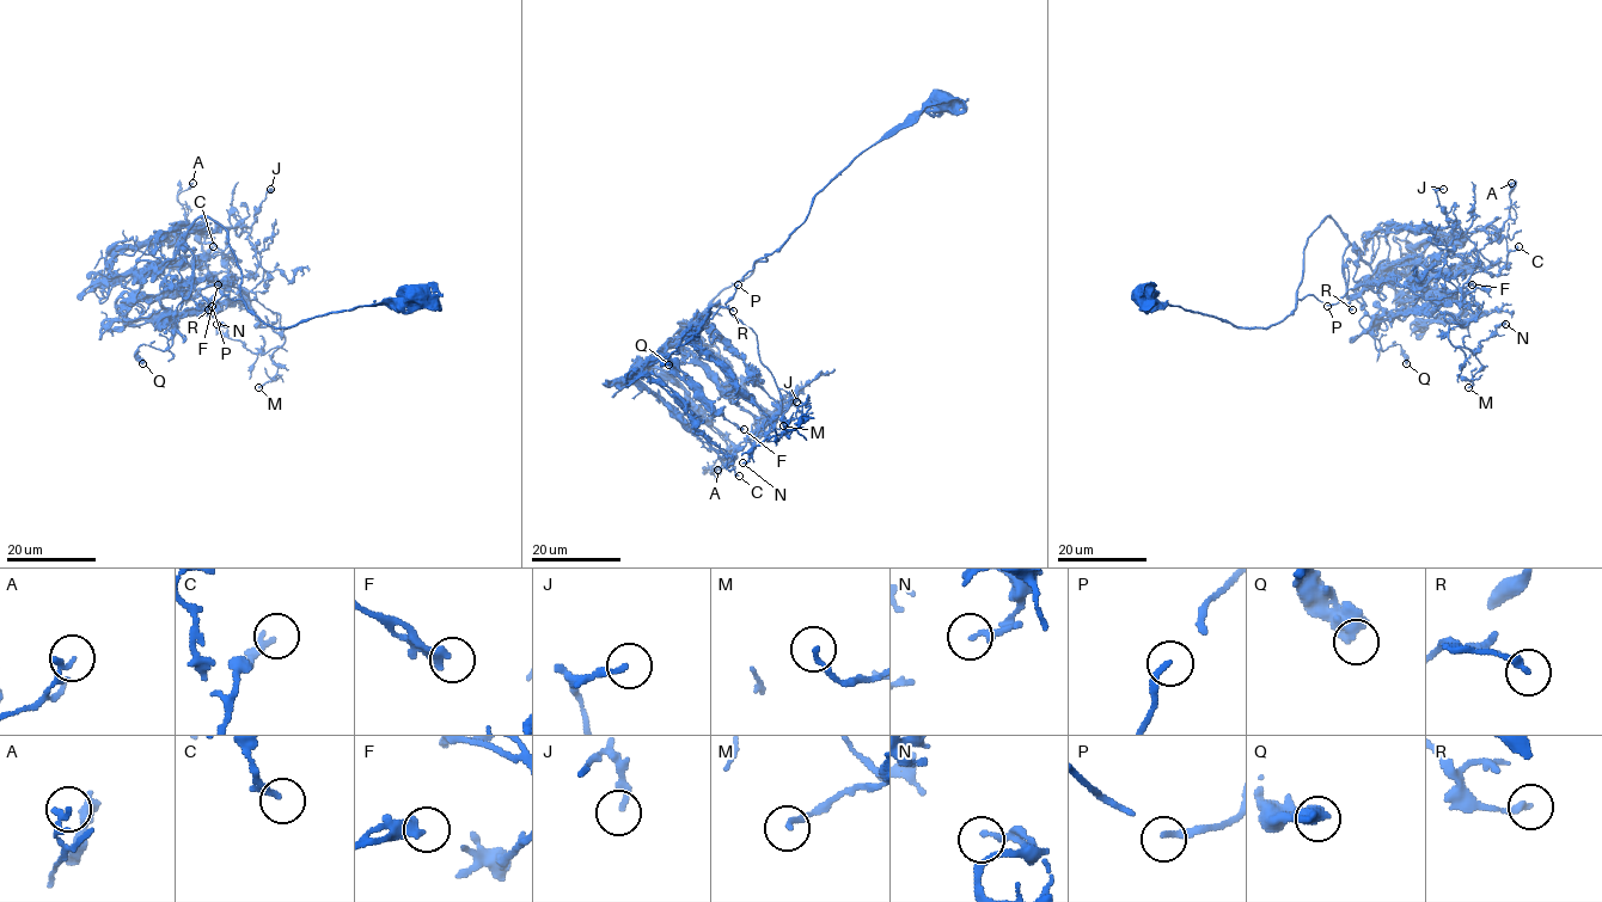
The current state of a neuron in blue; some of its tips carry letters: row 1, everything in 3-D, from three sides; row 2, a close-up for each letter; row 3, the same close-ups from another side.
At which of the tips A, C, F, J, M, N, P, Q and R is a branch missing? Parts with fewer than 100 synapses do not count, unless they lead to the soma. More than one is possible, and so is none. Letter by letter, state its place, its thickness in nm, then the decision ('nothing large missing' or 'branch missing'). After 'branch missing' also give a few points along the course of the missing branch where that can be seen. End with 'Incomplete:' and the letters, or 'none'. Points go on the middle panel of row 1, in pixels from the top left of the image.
A: place (717, 470); calibre 140 nm; nothing large missing
C: place (739, 476); calibre 220 nm; nothing large missing
F: place (744, 429); calibre 340 nm; nothing large missing
J: place (796, 402); calibre 200 nm; nothing large missing
M: place (783, 425); calibre 160 nm; nothing large missing
N: place (743, 462); calibre 200 nm; nothing large missing
P: place (738, 284); calibre 220 nm; nothing large missing
Q: place (668, 364); calibre 550 nm; nothing large missing
R: place (733, 311); calibre 220 nm; nothing large missing
Incomplete: none

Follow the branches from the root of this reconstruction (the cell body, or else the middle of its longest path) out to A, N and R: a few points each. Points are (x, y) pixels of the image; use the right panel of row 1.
A: (1143, 295), (1267, 327), (1295, 308), (1307, 239), (1328, 216), (1374, 271), (1477, 258), (1509, 215), (1511, 183)
N: (1143, 295), (1267, 327), (1330, 216), (1355, 281), (1449, 268), (1431, 301), (1455, 345), (1505, 324)
R: (1143, 295), (1267, 327), (1295, 308), (1307, 239), (1330, 216), (1349, 241), (1346, 294), (1361, 296), (1352, 310)

